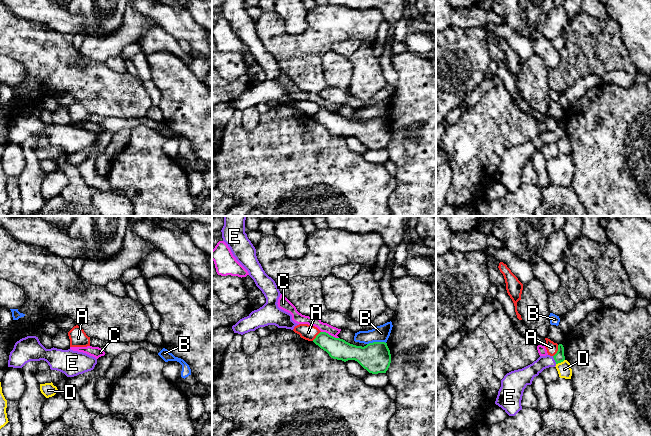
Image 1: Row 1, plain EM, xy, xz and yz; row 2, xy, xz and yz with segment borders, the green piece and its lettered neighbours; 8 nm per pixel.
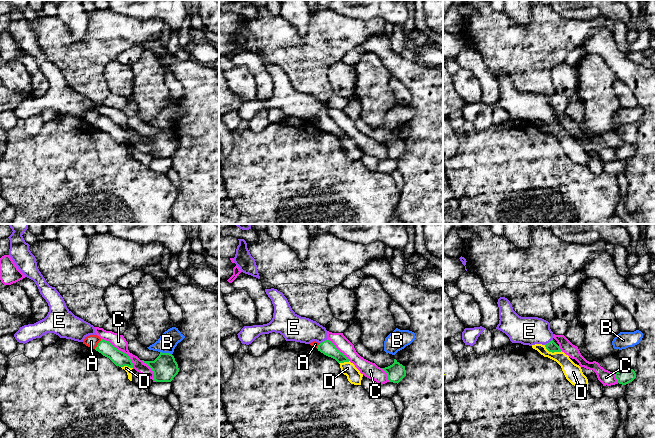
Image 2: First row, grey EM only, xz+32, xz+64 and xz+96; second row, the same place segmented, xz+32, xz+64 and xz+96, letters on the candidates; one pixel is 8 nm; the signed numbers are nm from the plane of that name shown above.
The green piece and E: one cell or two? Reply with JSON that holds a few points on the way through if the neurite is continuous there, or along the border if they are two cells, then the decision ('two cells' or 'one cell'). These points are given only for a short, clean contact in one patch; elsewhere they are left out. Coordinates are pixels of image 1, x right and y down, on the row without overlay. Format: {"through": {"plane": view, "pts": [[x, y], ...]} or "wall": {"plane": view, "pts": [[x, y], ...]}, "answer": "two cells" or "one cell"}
{"through": {"plane": "yz", "pts": [[559, 133], [554, 135], [542, 138], [527, 150]]}, "answer": "one cell"}

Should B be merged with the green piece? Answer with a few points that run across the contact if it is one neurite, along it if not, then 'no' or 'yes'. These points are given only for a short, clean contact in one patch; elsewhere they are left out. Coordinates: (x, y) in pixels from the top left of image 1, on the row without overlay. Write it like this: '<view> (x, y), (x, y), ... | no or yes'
xz (385, 118), (369, 118), (367, 120) | no

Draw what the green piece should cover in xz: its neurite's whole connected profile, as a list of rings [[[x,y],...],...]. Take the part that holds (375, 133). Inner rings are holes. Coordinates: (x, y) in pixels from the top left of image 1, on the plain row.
[[[320,108],[313,118],[318,121],[321,125],[326,127],[329,132],[333,135],[342,136],[344,138],[348,136],[357,137],[364,145],[369,149],[378,150],[386,149],[391,139],[390,126],[385,118],[373,118],[366,122],[356,122],[346,118],[343,115],[335,114],[326,108]]]

